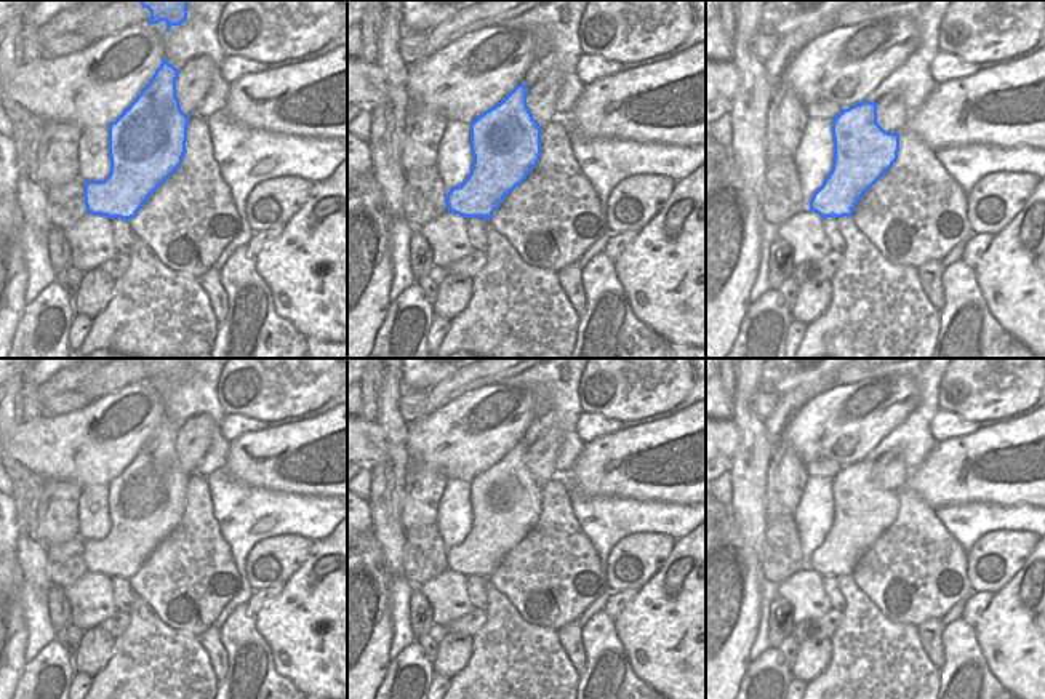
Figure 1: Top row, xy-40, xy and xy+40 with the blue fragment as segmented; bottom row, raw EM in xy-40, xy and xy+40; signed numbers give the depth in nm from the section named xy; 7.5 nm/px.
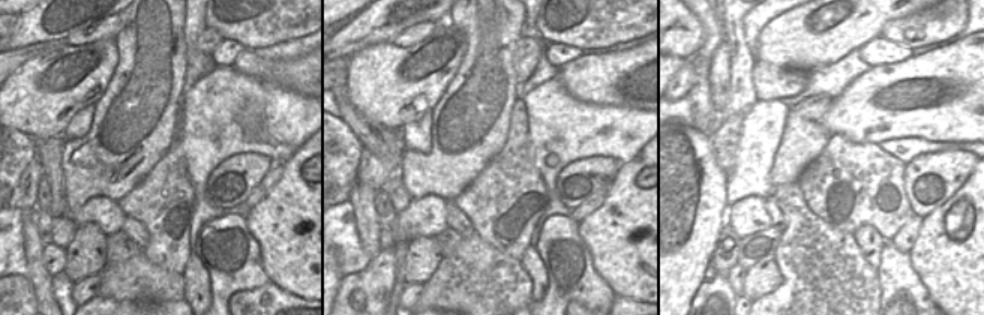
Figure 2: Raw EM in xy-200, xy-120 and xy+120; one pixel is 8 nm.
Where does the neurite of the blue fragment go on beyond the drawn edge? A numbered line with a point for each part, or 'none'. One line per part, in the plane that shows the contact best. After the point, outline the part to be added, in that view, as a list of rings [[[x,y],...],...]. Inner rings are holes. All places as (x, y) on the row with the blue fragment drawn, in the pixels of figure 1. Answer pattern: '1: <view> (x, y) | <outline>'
none

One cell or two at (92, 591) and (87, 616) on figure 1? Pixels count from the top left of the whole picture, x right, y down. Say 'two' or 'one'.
one

